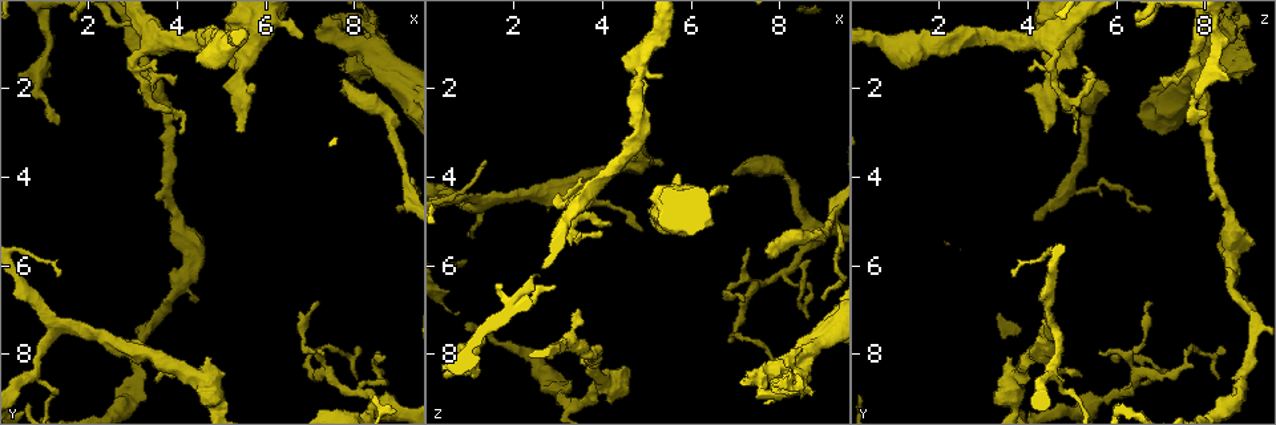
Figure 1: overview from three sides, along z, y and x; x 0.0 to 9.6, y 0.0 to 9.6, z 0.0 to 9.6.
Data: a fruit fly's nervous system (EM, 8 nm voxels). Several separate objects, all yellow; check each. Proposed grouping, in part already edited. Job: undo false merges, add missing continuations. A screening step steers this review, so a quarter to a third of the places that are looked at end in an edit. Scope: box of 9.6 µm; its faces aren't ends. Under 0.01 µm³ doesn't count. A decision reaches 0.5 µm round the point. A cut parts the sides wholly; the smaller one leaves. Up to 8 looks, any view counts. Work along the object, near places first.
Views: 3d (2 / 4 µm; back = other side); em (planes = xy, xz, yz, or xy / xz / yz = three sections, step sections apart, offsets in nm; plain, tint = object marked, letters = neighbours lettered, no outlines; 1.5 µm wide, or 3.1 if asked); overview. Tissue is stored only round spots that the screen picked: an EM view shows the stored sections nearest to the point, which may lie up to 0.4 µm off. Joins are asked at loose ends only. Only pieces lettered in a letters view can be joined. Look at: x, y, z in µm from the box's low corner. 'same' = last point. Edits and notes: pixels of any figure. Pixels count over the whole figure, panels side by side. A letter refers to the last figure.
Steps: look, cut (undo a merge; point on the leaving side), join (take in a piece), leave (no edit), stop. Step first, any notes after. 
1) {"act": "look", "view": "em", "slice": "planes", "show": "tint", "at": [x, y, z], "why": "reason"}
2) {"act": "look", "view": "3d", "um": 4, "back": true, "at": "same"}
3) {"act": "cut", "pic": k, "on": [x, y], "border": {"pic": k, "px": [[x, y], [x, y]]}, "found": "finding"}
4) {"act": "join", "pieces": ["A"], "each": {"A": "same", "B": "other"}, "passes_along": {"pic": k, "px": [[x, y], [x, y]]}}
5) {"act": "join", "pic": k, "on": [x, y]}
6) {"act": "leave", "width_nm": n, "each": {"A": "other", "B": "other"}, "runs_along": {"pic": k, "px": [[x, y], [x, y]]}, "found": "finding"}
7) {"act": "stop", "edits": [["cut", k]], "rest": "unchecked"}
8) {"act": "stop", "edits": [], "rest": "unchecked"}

{"act": "look", "view": "3d", "um": 2, "at": [5.75, 2.10, 4.00], "why": "branch stops here"}

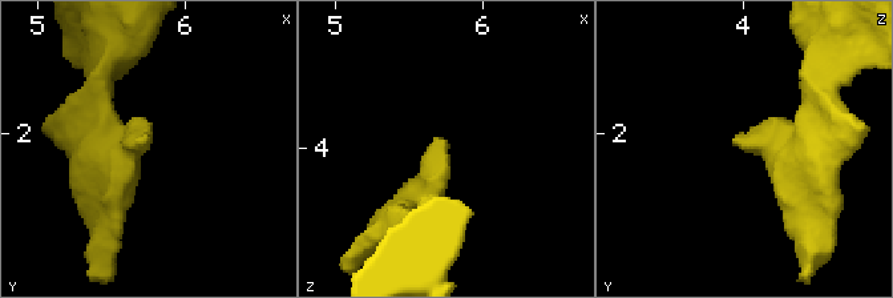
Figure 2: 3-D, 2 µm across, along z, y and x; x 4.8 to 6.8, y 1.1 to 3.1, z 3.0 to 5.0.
{"act": "look", "view": "em", "slice": "xz", "step": 8, "show": "letters", "at": [5.74, 2.06, 3.96]}

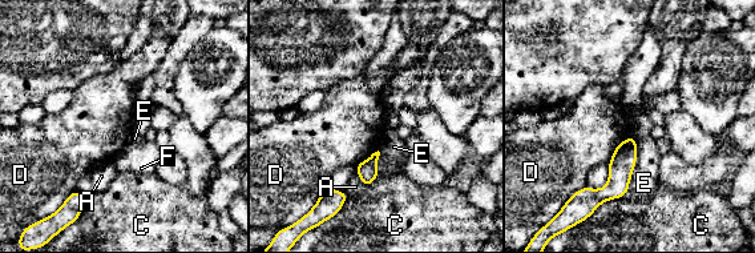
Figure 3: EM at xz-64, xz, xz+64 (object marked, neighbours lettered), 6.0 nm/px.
{"act": "look", "view": "em", "slice": "planes", "show": "letters", "at": "same"}

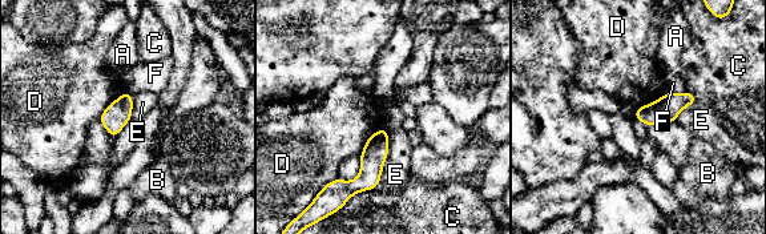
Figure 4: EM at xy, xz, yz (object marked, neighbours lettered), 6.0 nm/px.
{"act": "leave", "longest_contact_nm": ["E", 340], "each": {"A": "other", "B": "other", "C": "other", "D": "other", "E": "other", "F": "other"}, "runs_along": {"pic": 4, "px": [[383, 132], [371, 169], [342, 184]]}, "found": "no lettered piece goes on from it"}

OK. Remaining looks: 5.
{"act": "look", "view": "3d", "um": 4, "at": [4.85, 8.55, 5.25], "why": "free end"}

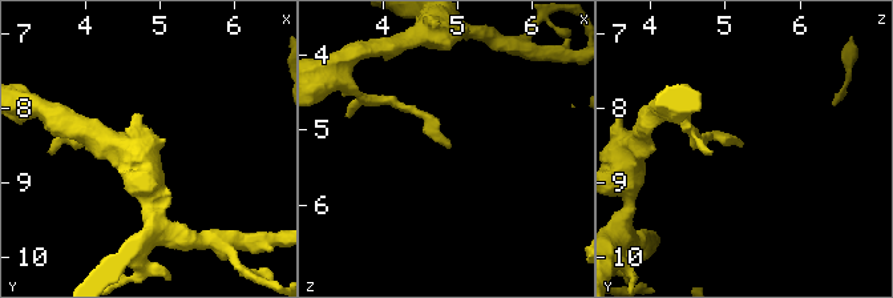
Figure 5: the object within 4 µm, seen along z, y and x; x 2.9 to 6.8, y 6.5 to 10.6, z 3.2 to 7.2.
{"act": "look", "view": "em", "slice": "planes", "show": "letters", "at": [4.90, 8.50, 5.20], "why": "need the tissue"}

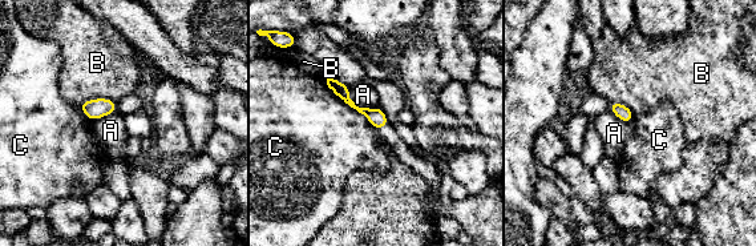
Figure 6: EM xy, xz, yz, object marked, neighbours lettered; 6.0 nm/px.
{"act": "leave", "longest_contact_nm": ["C", 400], "each": {"A": "other", "B": "other", "C": "other"}, "runs_along": {"pic": 6, "px": [[330, 81], [355, 107], [383, 122]]}, "found": "none of them fits"}

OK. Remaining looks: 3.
{"act": "look", "view": "em", "slice": "planes", "show": "tint", "at": [4.80, 1.20, 1.40]}

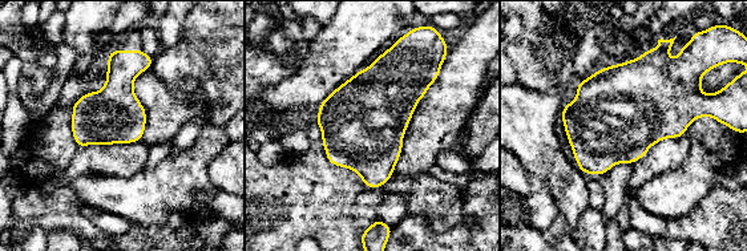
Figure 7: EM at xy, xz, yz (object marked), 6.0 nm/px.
{"act": "look", "view": "em", "slice": "planes", "show": "letters", "at": "same", "why": "see the neighbours"}

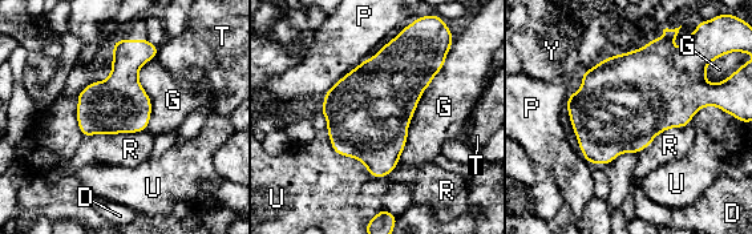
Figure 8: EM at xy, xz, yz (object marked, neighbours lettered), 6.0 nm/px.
{"act": "leave", "each": {"D": "other", "G": "other", "P": "other", "R": "other", "T": "other", "U": "other", "Y": "other"}, "border": {"pic": 8, "px": [[447, 56], [420, 99], [397, 162]]}, "found": "continuous, no second neuron"}

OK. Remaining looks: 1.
{"act": "stop", "edits": [], "rest": "unchecked"}

